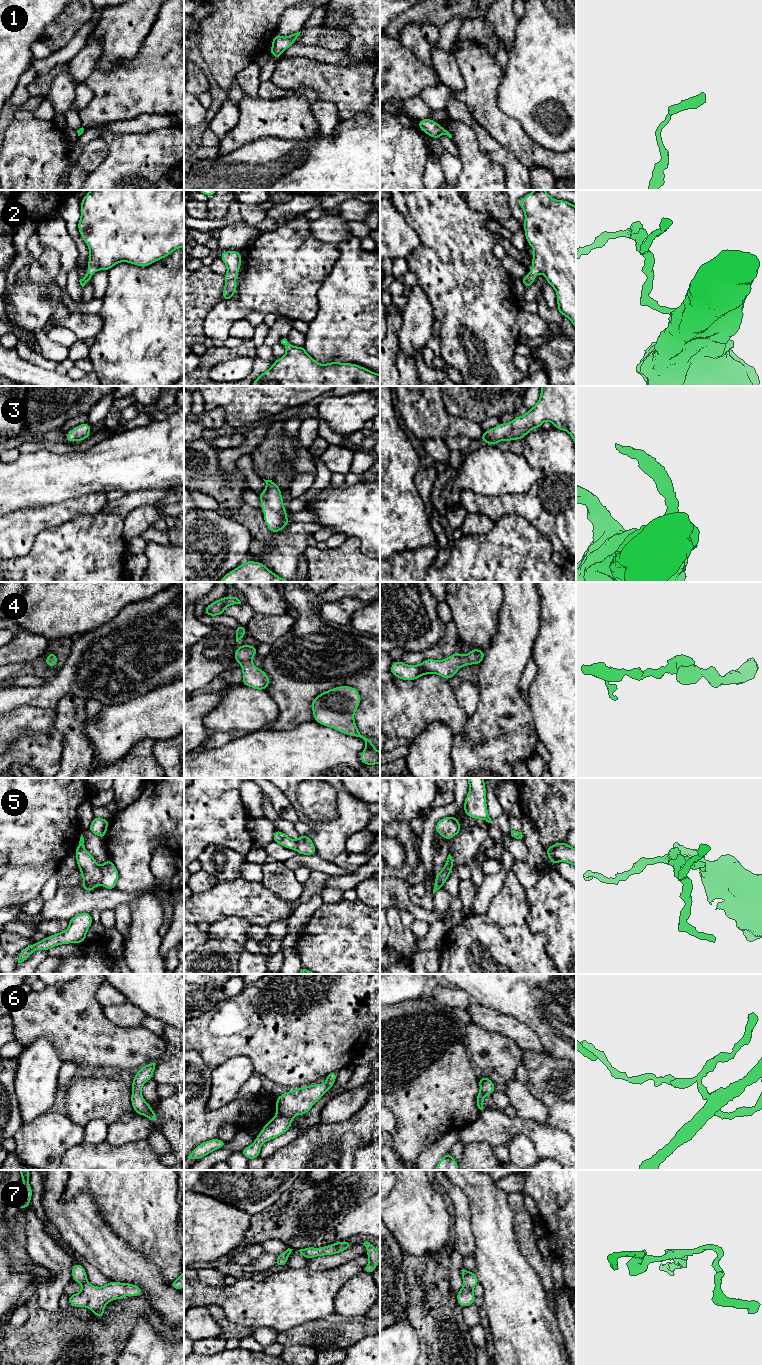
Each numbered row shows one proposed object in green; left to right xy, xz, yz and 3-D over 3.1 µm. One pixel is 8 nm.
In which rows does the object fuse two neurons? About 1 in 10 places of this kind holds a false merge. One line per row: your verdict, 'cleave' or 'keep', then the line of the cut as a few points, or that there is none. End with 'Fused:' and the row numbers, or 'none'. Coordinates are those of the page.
1: keep; cut none
2: keep; cut none
3: keep; cut none
4: keep; cut none
5: cleave; cut xy (99, 867), (101, 884)
6: keep; cut none
7: keep; cut none
Fused: 5

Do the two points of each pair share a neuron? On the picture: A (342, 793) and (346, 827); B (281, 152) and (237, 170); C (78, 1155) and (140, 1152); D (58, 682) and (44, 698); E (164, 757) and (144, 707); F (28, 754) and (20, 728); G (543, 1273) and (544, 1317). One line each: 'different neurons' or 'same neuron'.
A: same neuron
B: same neuron
C: same neuron
D: same neuron
E: different neurons
F: different neurons
G: different neurons

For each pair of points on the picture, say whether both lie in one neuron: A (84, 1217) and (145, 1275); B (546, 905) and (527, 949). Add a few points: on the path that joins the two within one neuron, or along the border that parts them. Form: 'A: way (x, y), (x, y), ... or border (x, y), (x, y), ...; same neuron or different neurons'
A: way (98, 1233), (129, 1264); same neuron
B: border (528, 910), (527, 926), (546, 936), (547, 953); different neurons

